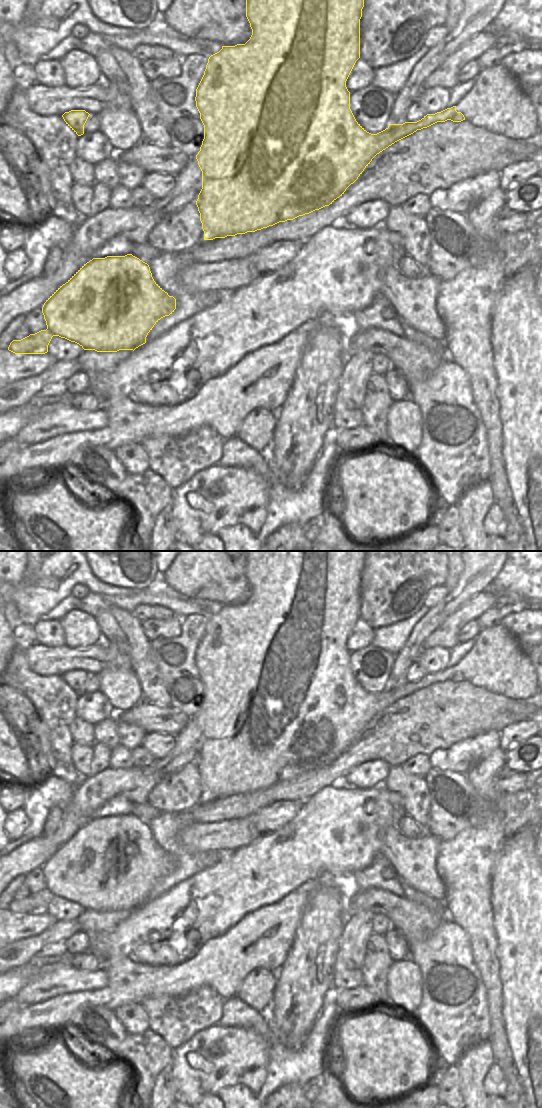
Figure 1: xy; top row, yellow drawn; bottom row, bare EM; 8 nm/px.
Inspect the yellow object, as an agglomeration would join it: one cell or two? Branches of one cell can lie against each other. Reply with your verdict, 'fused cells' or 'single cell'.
single cell

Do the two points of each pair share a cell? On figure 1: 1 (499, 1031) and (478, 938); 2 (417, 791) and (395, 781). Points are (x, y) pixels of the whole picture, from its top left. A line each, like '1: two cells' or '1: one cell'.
1: one cell
2: one cell

